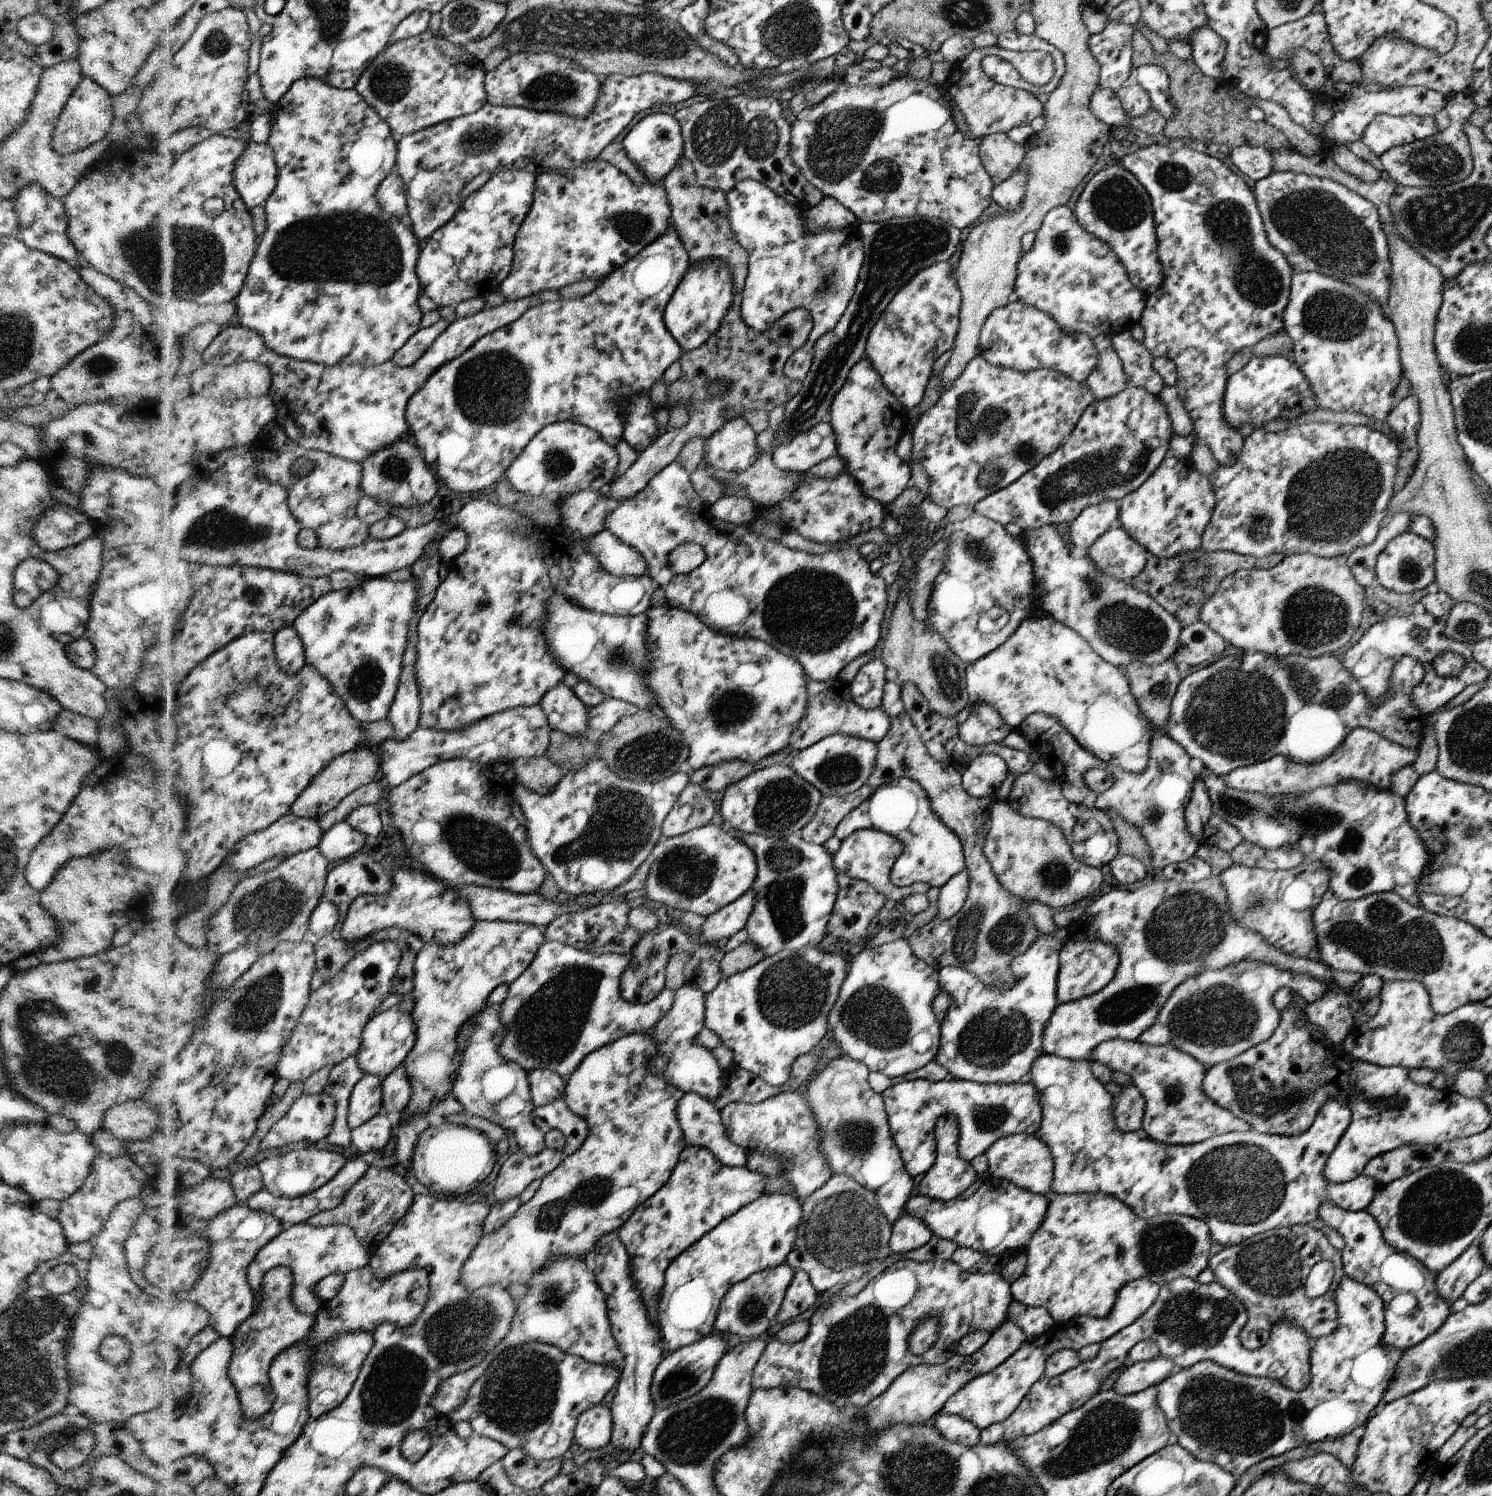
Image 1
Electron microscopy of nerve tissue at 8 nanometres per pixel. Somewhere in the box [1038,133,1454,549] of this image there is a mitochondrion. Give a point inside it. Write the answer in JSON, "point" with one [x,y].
{"point":[1332,499]}

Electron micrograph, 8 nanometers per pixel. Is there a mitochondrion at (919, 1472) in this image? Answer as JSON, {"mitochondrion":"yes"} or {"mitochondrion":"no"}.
{"mitochondrion":"yes"}

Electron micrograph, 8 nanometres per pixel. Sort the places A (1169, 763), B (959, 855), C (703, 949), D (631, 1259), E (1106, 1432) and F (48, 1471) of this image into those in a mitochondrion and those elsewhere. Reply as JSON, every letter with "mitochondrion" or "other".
{"A":"mitochondrion","B":"other","C":"other","D":"other","E":"mitochondrion","F":"other"}

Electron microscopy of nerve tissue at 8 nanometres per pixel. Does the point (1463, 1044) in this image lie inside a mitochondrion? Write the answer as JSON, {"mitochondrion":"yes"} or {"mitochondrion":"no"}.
{"mitochondrion":"yes"}

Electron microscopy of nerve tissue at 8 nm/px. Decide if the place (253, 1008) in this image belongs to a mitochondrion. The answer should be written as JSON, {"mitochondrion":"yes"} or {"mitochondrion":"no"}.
{"mitochondrion":"yes"}

